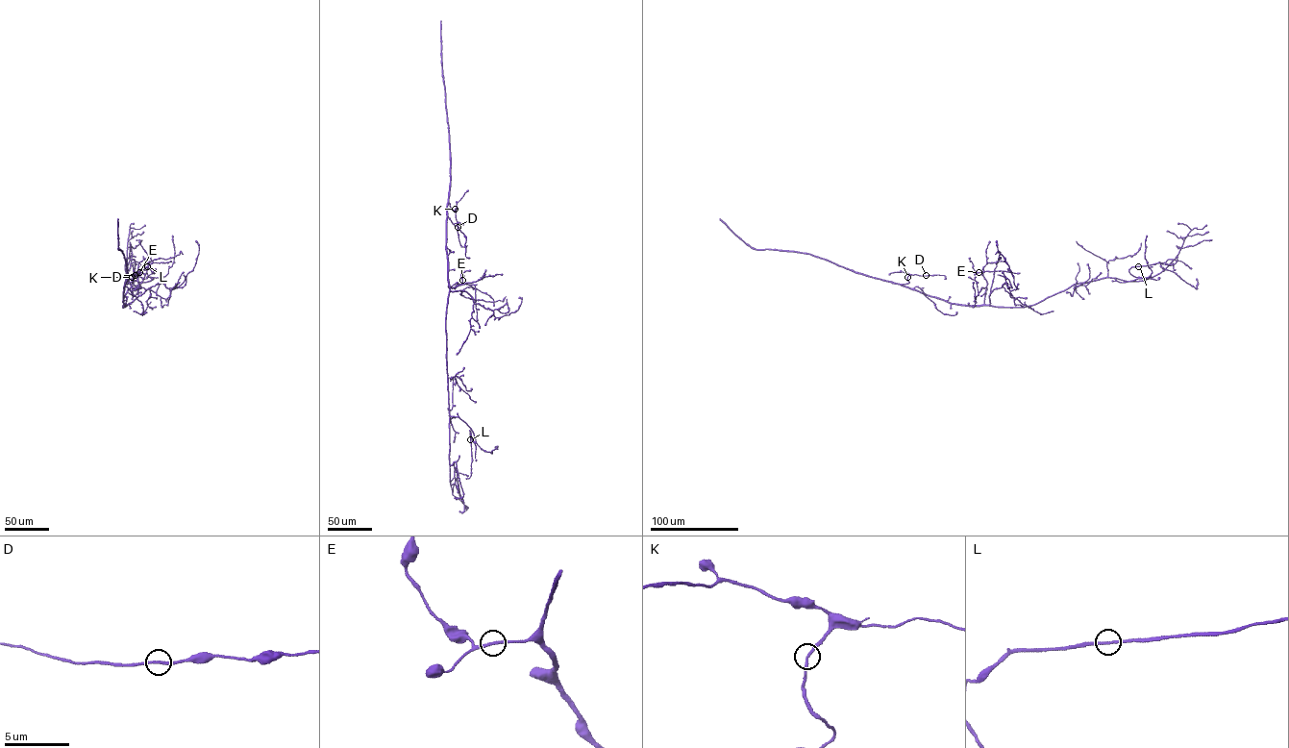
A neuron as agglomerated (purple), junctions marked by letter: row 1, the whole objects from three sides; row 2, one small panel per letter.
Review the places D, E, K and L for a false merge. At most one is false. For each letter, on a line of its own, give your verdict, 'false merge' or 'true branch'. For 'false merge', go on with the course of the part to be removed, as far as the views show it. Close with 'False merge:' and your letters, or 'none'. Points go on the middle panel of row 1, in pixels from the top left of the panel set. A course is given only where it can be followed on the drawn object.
D: true branch
E: true branch
K: true branch
L: true branch
False merge: none

